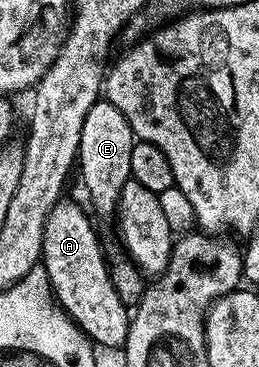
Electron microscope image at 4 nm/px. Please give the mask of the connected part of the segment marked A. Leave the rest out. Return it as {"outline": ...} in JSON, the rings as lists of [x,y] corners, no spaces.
{"outline":[[[68,197],[61,198],[50,209],[42,237],[42,266],[56,302],[72,322],[93,344],[120,349],[126,341],[130,307],[118,297],[118,289],[114,289],[109,260],[104,260],[100,239],[88,220],[89,212],[85,211]]]}

